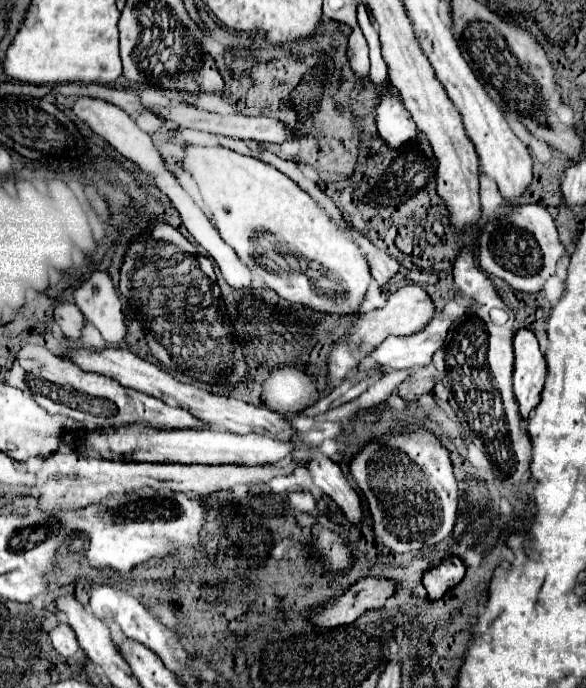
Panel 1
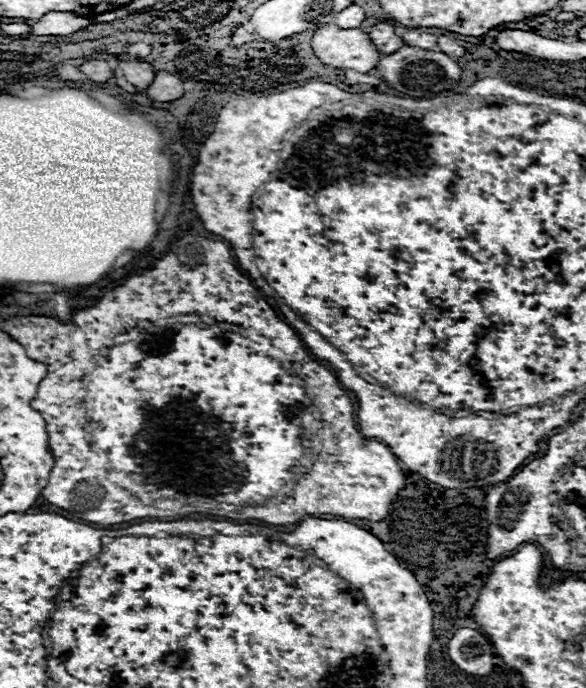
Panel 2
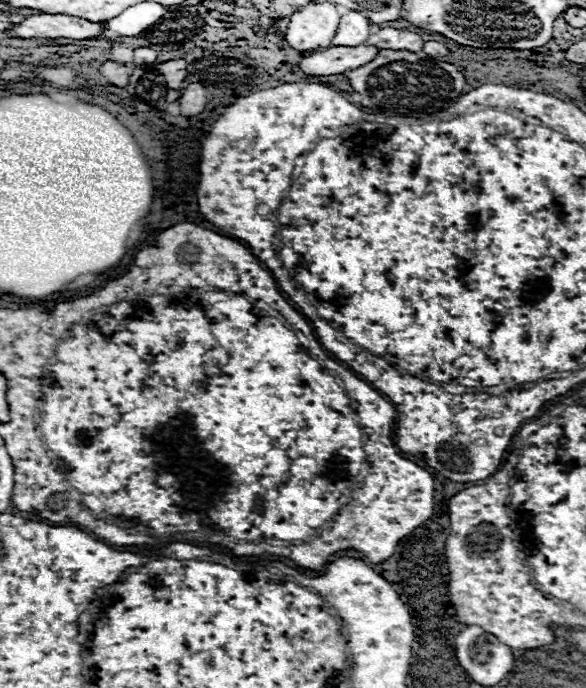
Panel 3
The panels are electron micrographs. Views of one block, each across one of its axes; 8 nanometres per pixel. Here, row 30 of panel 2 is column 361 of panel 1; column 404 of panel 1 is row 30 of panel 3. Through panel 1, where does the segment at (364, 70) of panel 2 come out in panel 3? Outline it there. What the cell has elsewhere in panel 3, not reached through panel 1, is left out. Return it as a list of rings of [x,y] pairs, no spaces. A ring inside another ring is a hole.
[[[310,2],[290,16],[284,38],[296,50],[328,48],[338,28],[340,14],[332,2]]]

